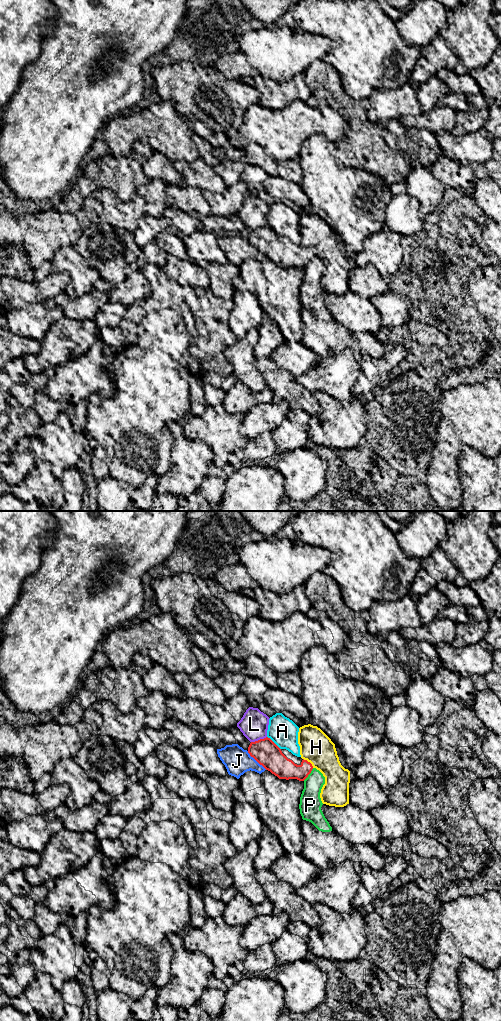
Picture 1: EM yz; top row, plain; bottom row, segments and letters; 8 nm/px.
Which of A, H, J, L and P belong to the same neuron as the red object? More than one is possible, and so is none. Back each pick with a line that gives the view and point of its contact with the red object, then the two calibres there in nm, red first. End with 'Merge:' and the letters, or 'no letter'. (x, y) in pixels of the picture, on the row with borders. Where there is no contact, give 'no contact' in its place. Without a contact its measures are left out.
Merge: no letter

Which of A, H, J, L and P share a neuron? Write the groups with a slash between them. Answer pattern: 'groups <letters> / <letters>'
groups A / H / J / L / P

